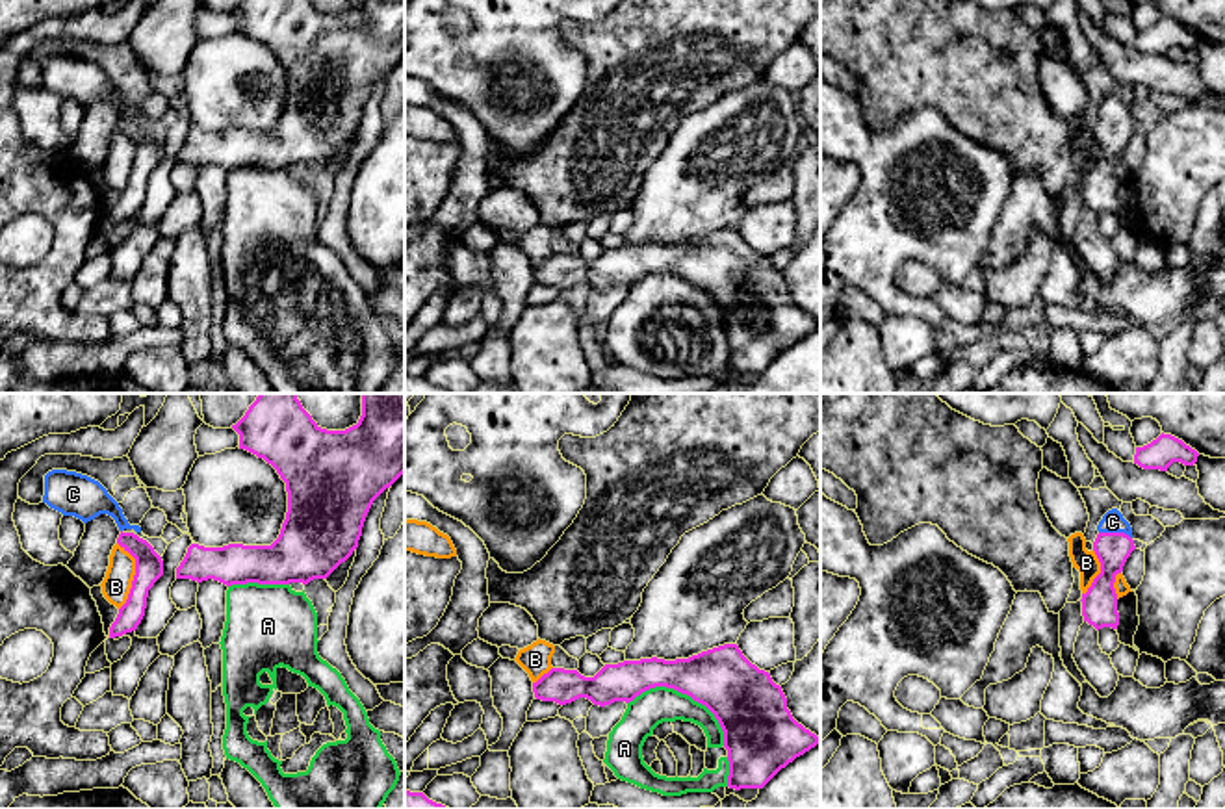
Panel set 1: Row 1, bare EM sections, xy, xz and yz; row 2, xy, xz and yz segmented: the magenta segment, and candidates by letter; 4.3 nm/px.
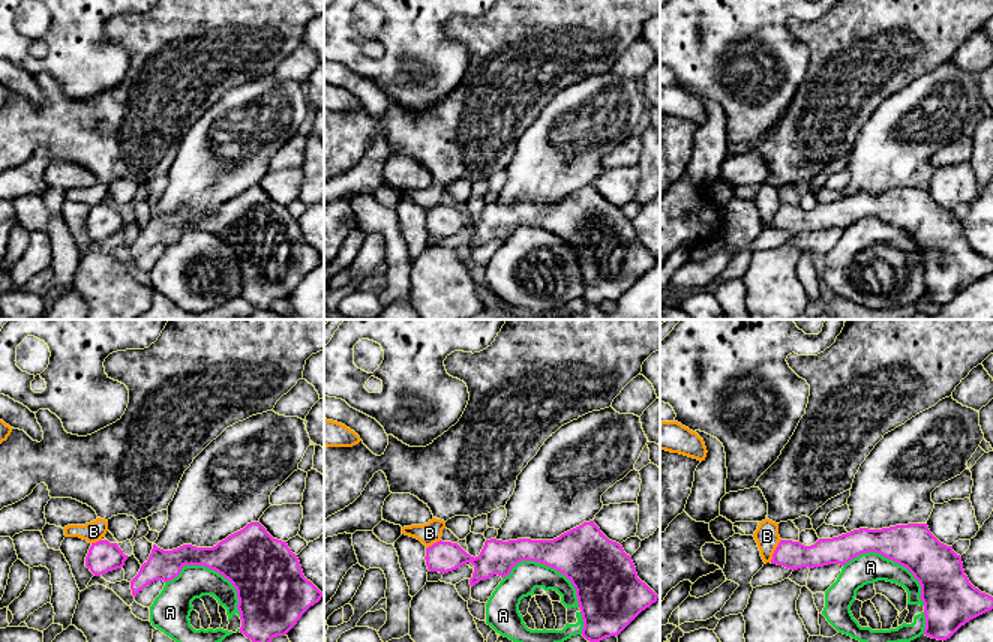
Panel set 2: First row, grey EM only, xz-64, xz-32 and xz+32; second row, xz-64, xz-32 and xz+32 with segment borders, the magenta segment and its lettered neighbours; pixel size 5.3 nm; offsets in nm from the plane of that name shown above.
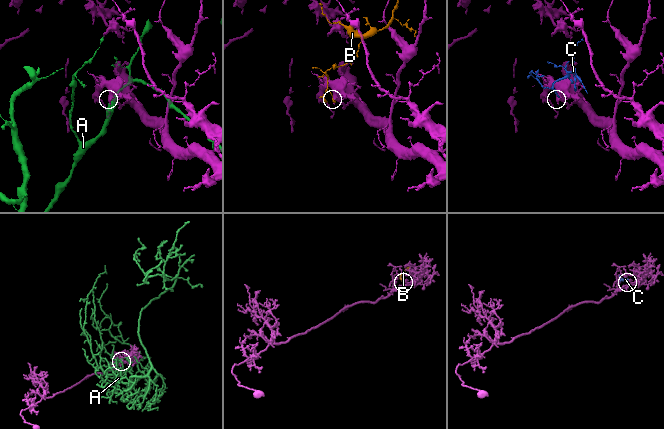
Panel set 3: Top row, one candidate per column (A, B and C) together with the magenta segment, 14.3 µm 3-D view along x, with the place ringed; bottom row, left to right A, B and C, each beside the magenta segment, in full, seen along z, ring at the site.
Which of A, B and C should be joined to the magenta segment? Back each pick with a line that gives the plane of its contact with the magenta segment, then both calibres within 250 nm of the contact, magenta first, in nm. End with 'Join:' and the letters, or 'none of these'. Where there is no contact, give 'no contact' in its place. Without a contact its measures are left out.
C: contact in yz; calibres 150 and 100 nm
Join: C

